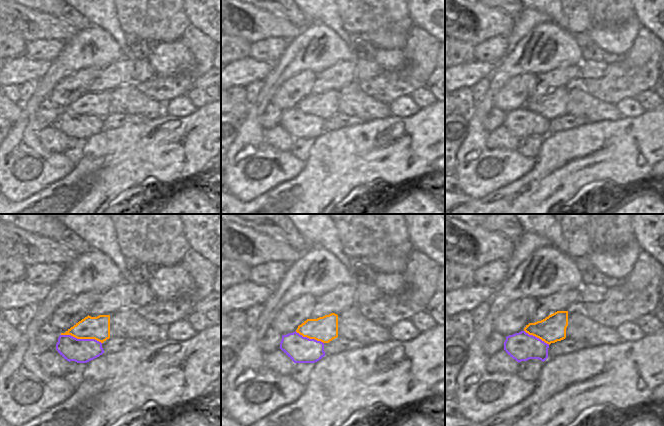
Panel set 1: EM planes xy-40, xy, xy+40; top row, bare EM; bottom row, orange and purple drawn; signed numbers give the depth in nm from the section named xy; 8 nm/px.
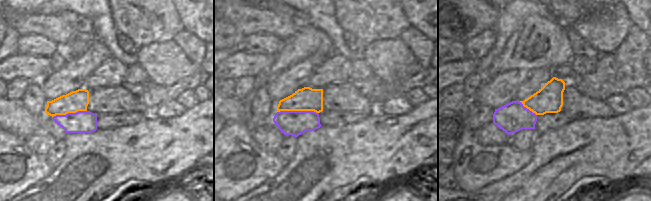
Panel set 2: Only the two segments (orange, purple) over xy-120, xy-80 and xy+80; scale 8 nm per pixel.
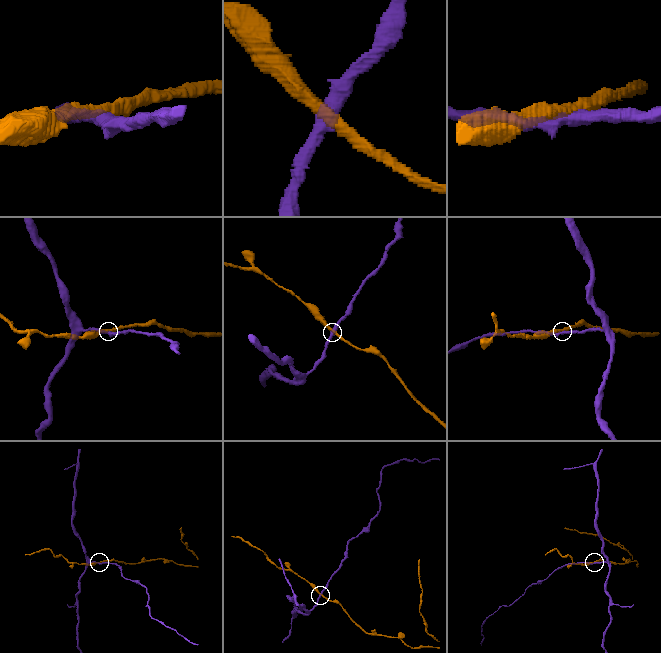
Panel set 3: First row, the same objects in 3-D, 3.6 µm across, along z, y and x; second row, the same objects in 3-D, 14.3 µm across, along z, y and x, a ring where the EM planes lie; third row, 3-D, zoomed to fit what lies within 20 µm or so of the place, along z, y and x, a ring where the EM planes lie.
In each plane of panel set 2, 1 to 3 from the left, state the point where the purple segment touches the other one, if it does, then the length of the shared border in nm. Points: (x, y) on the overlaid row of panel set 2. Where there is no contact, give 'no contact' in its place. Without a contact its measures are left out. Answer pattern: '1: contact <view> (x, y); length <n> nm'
1: contact xy-120 (69, 112); length 280 nm
2: contact xy-80 (298, 110); length 340 nm
3: contact xy+80 (528, 108); length 180 nm

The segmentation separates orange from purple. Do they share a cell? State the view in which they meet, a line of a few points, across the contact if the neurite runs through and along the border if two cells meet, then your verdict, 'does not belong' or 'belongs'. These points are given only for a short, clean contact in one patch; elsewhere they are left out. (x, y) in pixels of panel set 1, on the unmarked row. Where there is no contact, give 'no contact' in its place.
contact in xy-40; does not belong

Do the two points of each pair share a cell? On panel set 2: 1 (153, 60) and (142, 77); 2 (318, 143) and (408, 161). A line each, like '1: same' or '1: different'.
1: different
2: same

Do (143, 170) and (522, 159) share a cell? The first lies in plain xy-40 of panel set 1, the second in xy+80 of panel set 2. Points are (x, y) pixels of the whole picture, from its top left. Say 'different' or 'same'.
different

